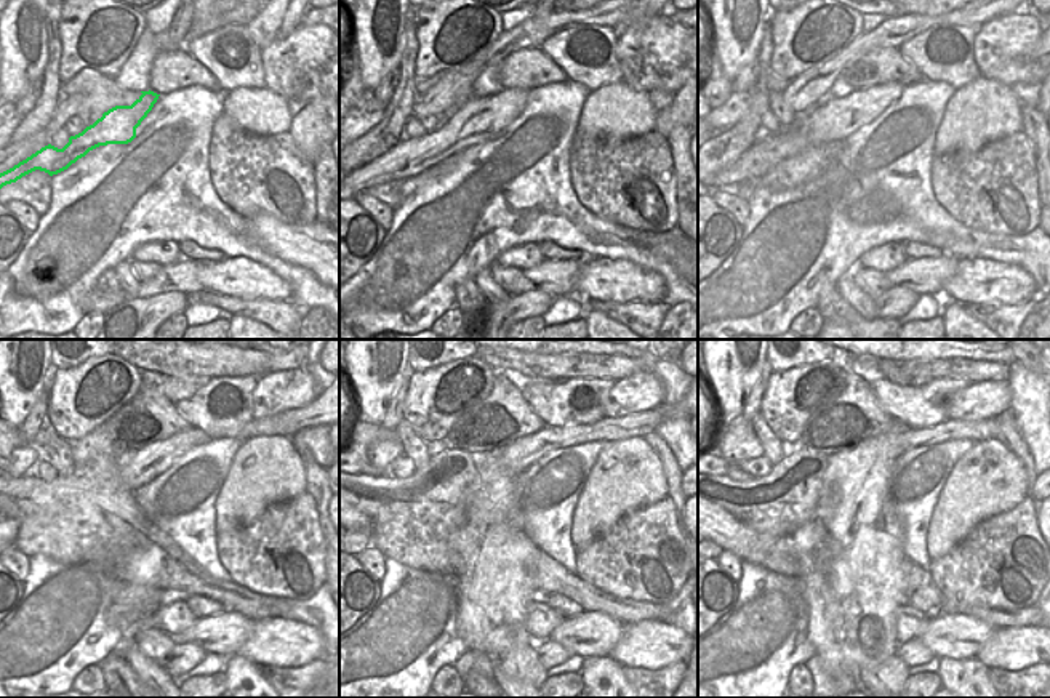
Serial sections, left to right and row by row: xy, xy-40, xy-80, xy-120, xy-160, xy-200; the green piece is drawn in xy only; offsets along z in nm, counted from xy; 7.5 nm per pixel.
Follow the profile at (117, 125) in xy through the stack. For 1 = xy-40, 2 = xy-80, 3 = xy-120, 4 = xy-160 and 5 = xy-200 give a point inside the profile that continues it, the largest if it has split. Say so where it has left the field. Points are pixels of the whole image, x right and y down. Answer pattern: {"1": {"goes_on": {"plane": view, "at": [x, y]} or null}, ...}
{"1": {"goes_on": {"plane": "xy-40", "at": [477, 119]}}, "2": {"goes_on": {"plane": "xy-80", "at": [834, 120]}}, "3": {"goes_on": {"plane": "xy-120", "at": [136, 468]}}, "4": {"goes_on": {"plane": "xy-160", "at": [516, 458]}}, "5": {"goes_on": {"plane": "xy-200", "at": [980, 429]}}}

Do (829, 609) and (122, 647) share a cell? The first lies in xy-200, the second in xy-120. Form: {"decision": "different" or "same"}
{"decision": "different"}

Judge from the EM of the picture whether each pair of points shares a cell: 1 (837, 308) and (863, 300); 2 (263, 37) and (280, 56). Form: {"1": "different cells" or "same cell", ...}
{"1": "different cells", "2": "different cells"}

